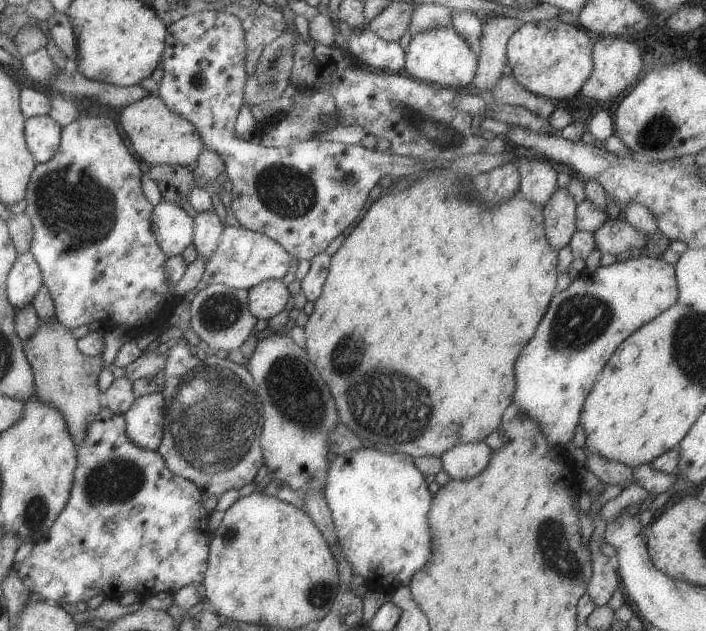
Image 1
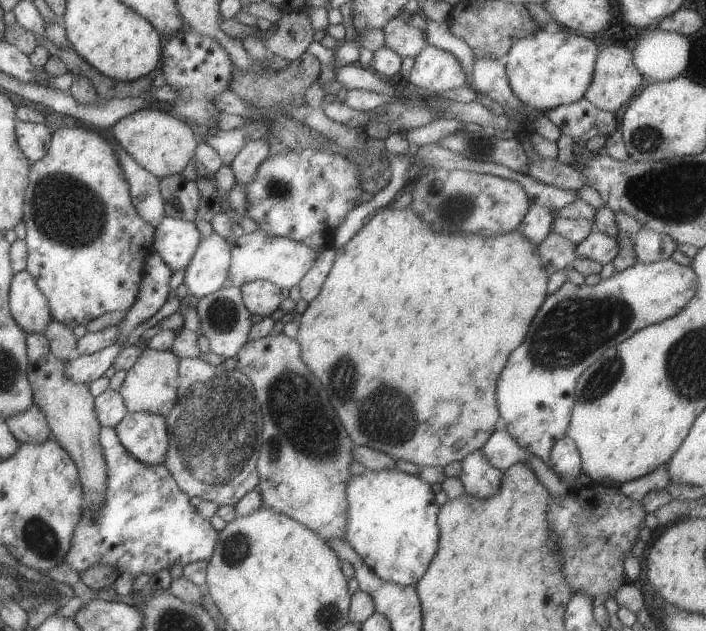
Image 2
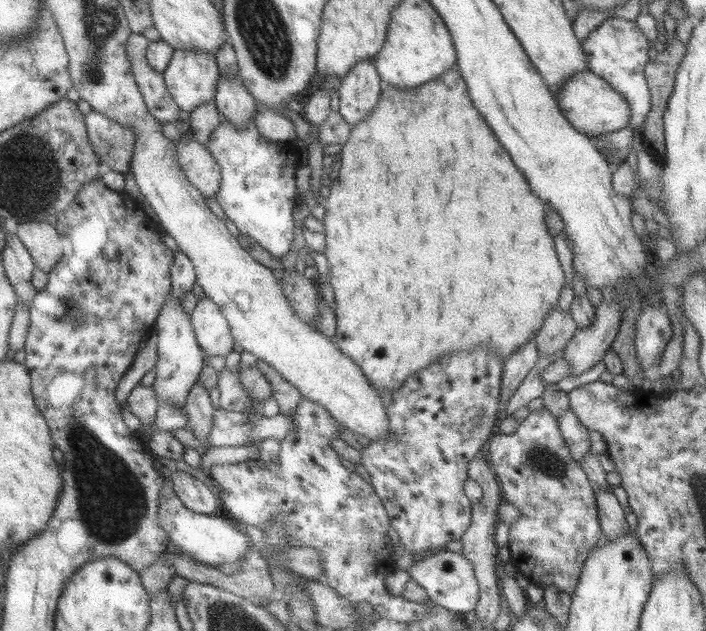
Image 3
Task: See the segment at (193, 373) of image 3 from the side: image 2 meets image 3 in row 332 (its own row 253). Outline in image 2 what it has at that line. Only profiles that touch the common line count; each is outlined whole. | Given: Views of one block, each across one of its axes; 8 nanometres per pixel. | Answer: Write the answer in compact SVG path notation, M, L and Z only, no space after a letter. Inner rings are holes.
M165 215L154 228L152 250L173 273L186 268L201 239L193 221Z

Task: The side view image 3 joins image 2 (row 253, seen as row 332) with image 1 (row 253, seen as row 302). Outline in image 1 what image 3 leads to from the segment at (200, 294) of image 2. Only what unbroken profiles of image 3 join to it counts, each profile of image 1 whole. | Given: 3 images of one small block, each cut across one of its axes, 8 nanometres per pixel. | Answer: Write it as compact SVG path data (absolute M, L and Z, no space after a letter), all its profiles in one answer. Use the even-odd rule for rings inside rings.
M197 212L193 218L192 244L195 247L197 256L207 258L215 252L219 244L219 236L224 225L219 222L215 212Z

